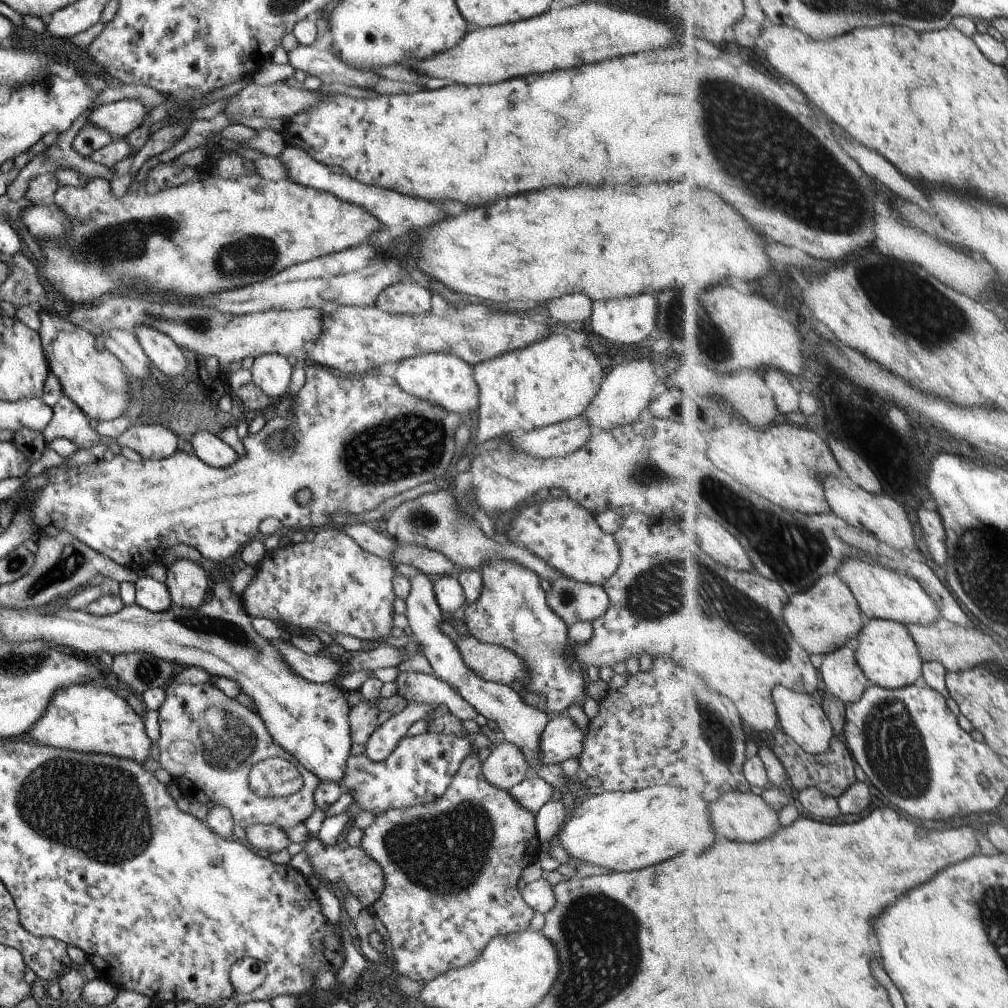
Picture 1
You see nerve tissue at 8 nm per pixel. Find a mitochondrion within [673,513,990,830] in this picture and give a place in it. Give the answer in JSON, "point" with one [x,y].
{"point":[893,747]}

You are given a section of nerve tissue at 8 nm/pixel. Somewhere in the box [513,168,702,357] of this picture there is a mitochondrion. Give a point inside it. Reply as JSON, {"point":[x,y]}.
{"point":[671,313]}

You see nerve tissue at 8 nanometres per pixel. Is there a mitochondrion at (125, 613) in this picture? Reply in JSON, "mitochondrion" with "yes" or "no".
{"mitochondrion":"no"}

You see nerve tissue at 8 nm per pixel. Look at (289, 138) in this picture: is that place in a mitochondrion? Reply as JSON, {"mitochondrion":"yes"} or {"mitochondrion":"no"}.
{"mitochondrion":"no"}

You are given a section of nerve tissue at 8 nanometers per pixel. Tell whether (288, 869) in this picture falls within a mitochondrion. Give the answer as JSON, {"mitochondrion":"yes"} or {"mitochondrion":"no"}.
{"mitochondrion":"no"}

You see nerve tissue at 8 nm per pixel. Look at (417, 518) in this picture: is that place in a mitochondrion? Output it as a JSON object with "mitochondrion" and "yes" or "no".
{"mitochondrion":"yes"}

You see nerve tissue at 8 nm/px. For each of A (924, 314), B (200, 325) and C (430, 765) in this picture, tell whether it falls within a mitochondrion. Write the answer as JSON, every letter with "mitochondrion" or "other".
{"A":"mitochondrion","B":"mitochondrion","C":"other"}

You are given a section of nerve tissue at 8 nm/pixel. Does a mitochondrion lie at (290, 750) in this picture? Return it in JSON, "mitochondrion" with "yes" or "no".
{"mitochondrion":"no"}

